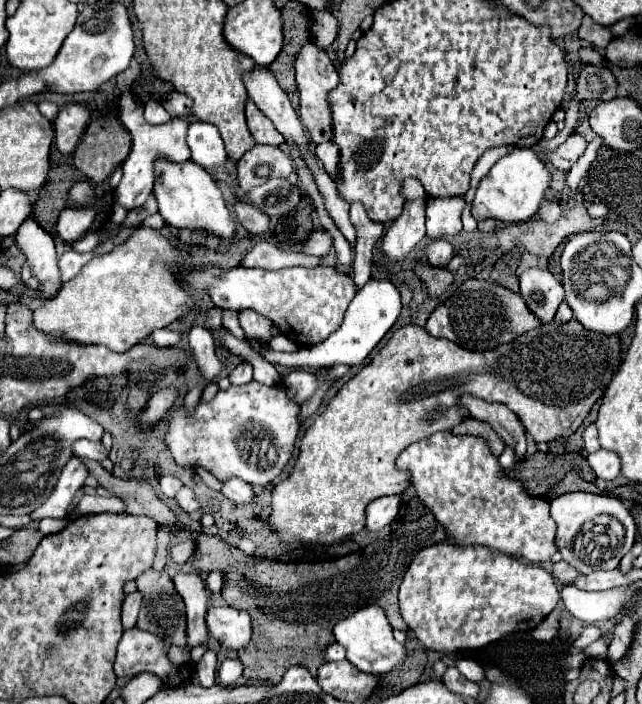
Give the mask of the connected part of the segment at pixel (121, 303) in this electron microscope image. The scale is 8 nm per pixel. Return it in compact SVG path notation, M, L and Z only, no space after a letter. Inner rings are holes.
M137 229L111 253L91 259L53 299L33 309L33 325L45 335L65 341L127 351L151 331L169 327L191 313L193 301L171 271L171 265L181 265L185 259L159 231Z

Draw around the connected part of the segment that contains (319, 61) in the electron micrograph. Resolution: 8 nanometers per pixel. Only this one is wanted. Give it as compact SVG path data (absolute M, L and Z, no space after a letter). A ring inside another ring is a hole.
M307 43L305 47L301 47L299 55L297 55L297 87L299 87L299 99L301 99L301 109L299 109L299 117L303 121L303 125L309 131L309 137L313 143L323 143L323 141L331 141L333 137L333 123L331 123L331 109L329 109L329 91L333 91L339 85L339 71L335 69L335 65L331 63L329 55L325 53L325 49Z

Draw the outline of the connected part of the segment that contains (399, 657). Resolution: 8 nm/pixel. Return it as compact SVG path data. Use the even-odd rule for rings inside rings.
M371 605L367 609L361 609L357 613L353 613L351 617L339 621L333 629L337 643L345 645L347 649L347 659L365 673L373 673L373 675L385 675L391 669L395 669L395 665L399 665L405 659L405 649L401 643L395 641L391 625L383 613L383 609L379 605Z

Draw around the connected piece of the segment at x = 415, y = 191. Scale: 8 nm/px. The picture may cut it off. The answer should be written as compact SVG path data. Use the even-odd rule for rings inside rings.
M411 177L403 181L401 193L403 193L403 197L407 197L407 199L413 199L413 197L421 197L421 195L425 195L421 183L419 183L417 179L411 179Z

